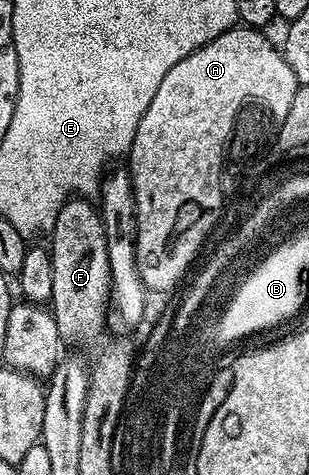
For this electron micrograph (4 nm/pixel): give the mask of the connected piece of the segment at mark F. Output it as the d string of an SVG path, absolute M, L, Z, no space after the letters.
M74 197L66 201L59 209L59 217L55 217L55 225L51 232L51 240L53 244L48 244L47 250L51 257L51 310L55 317L55 325L59 329L62 340L69 341L74 339L75 342L81 343L84 339L97 339L101 335L101 330L105 327L105 310L108 312L111 307L111 296L113 294L113 278L111 277L111 261L107 257L107 241L105 240L105 227L101 223L101 212L96 202L90 201L85 197Z

